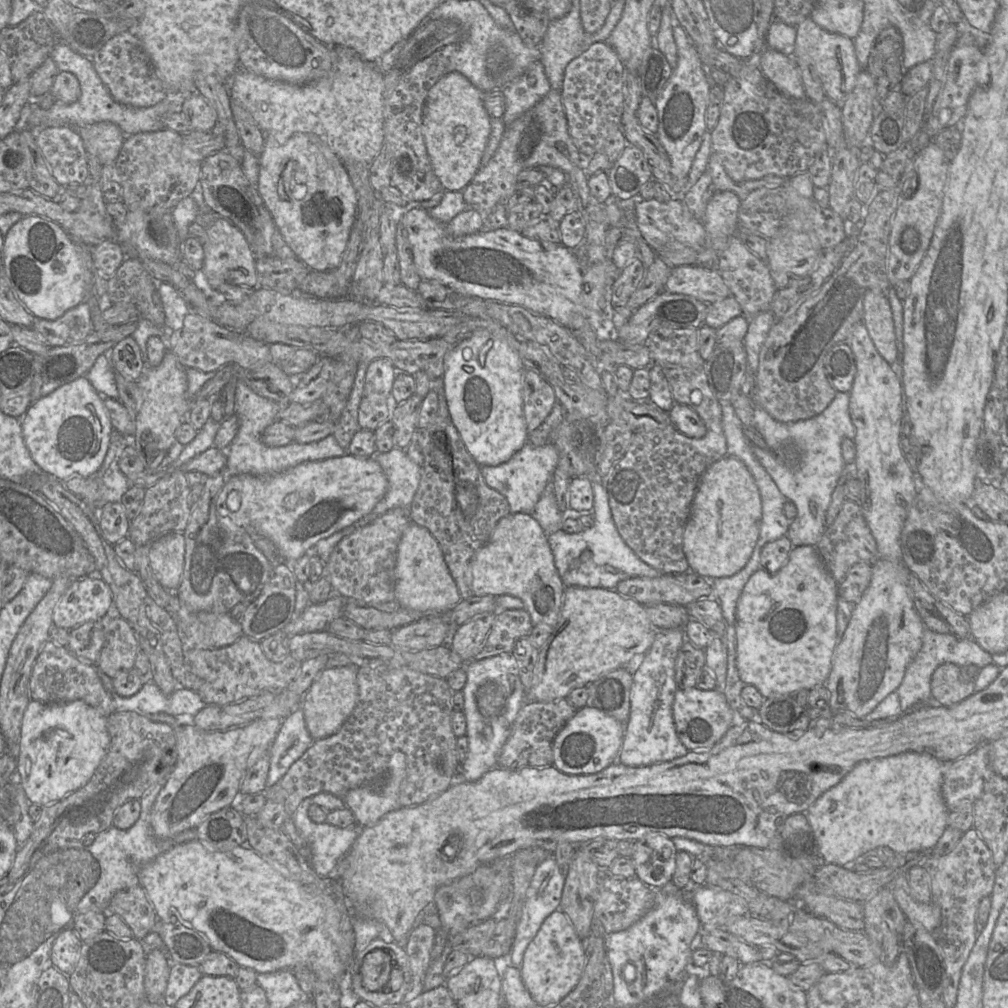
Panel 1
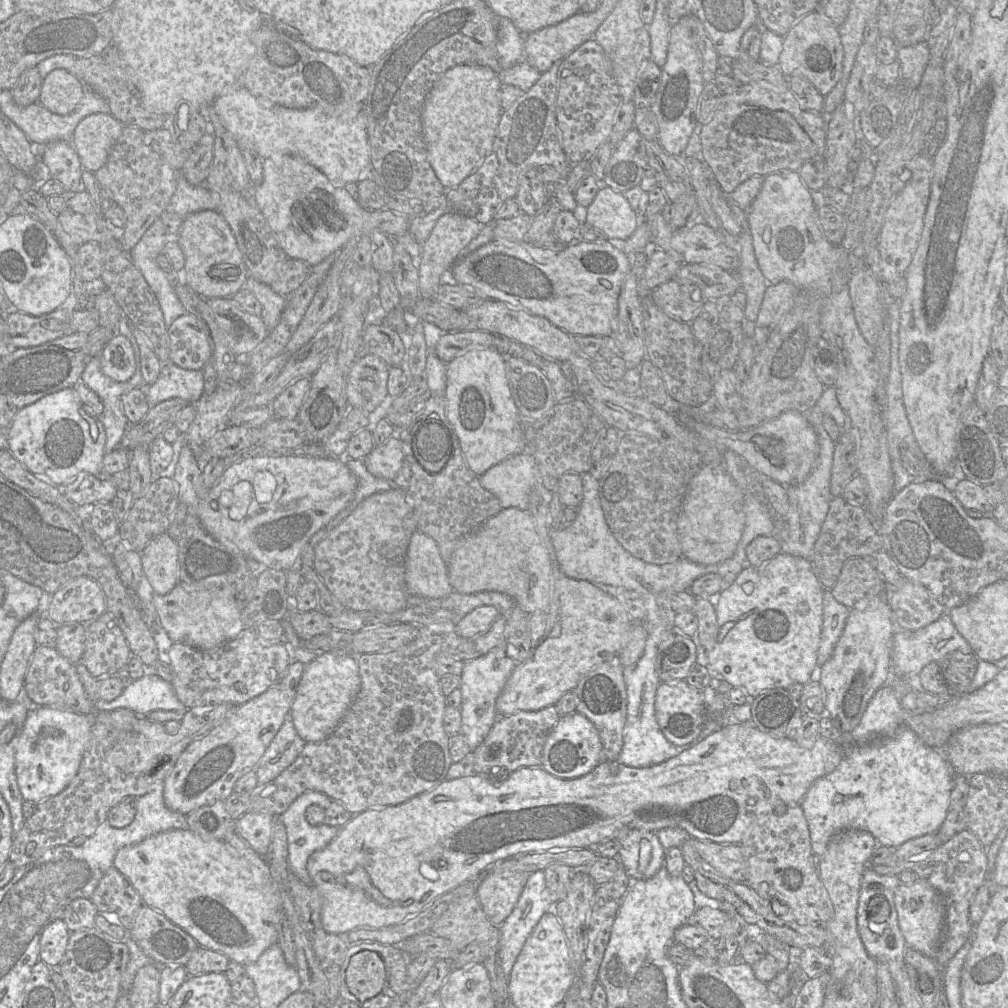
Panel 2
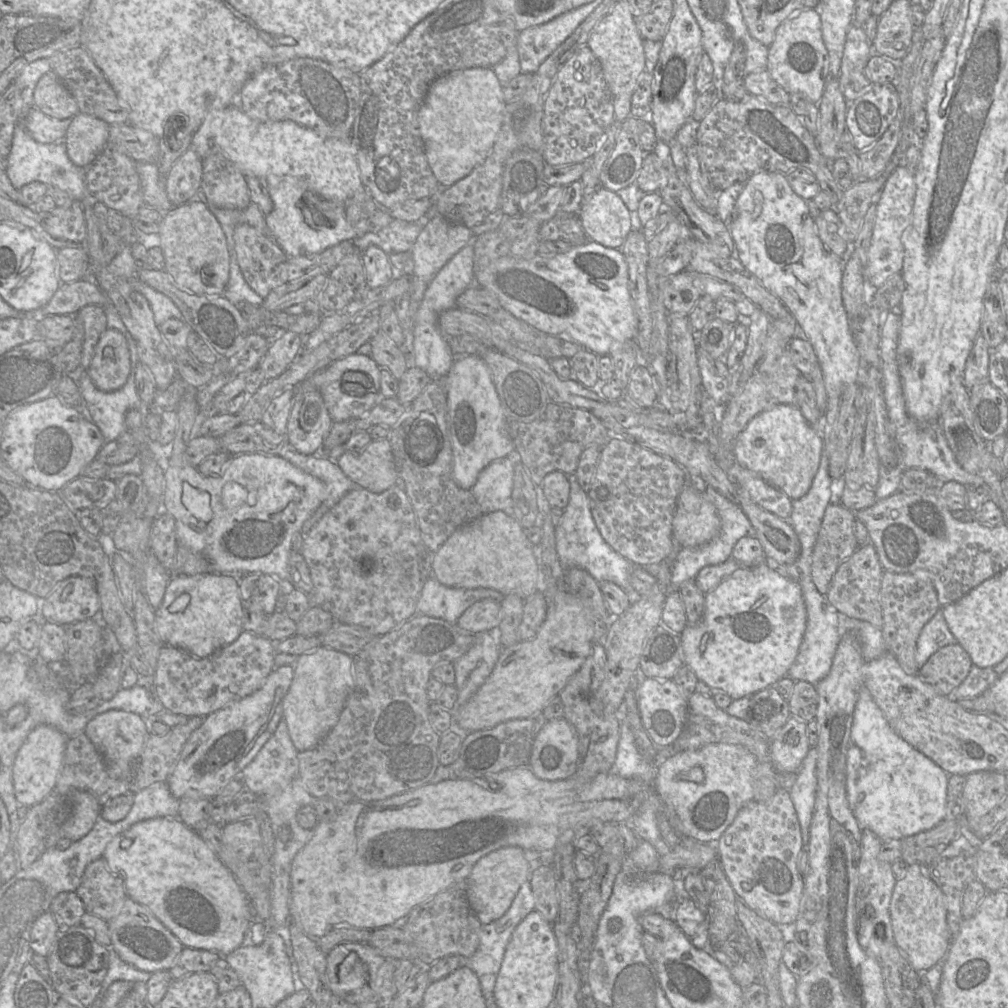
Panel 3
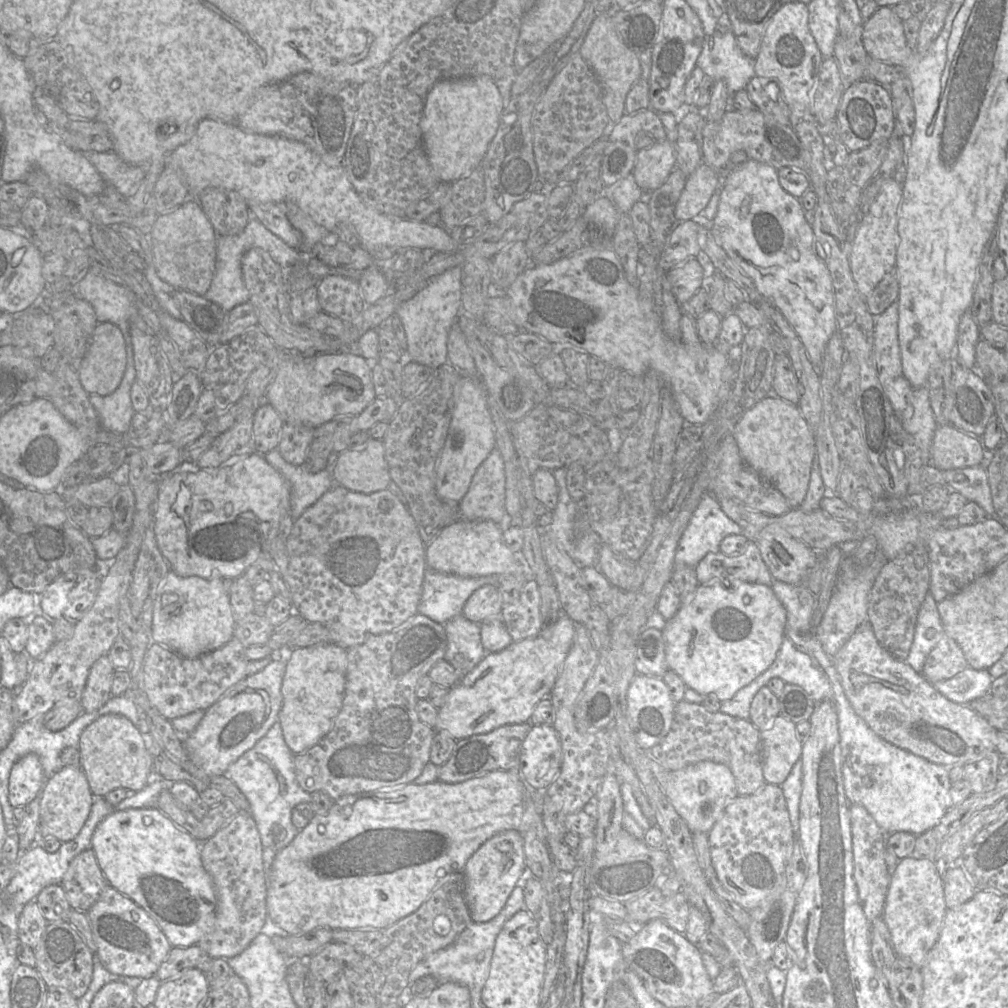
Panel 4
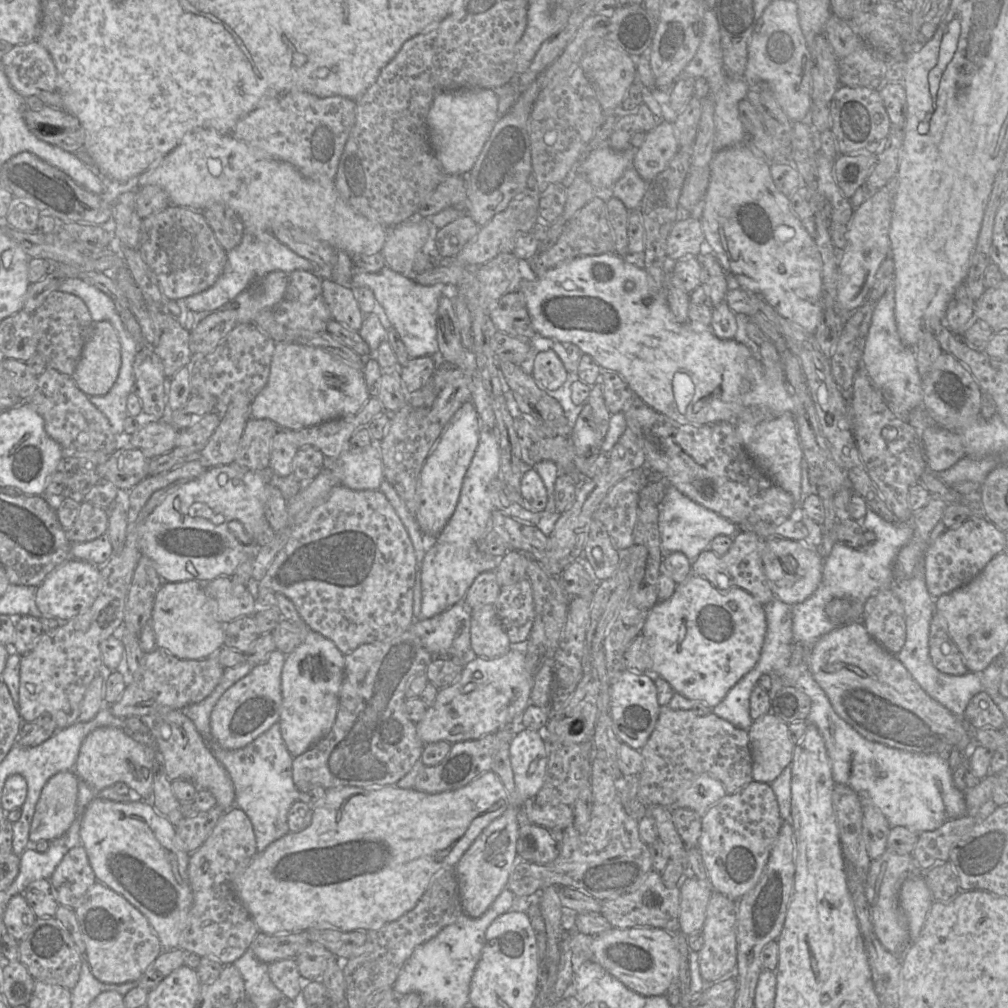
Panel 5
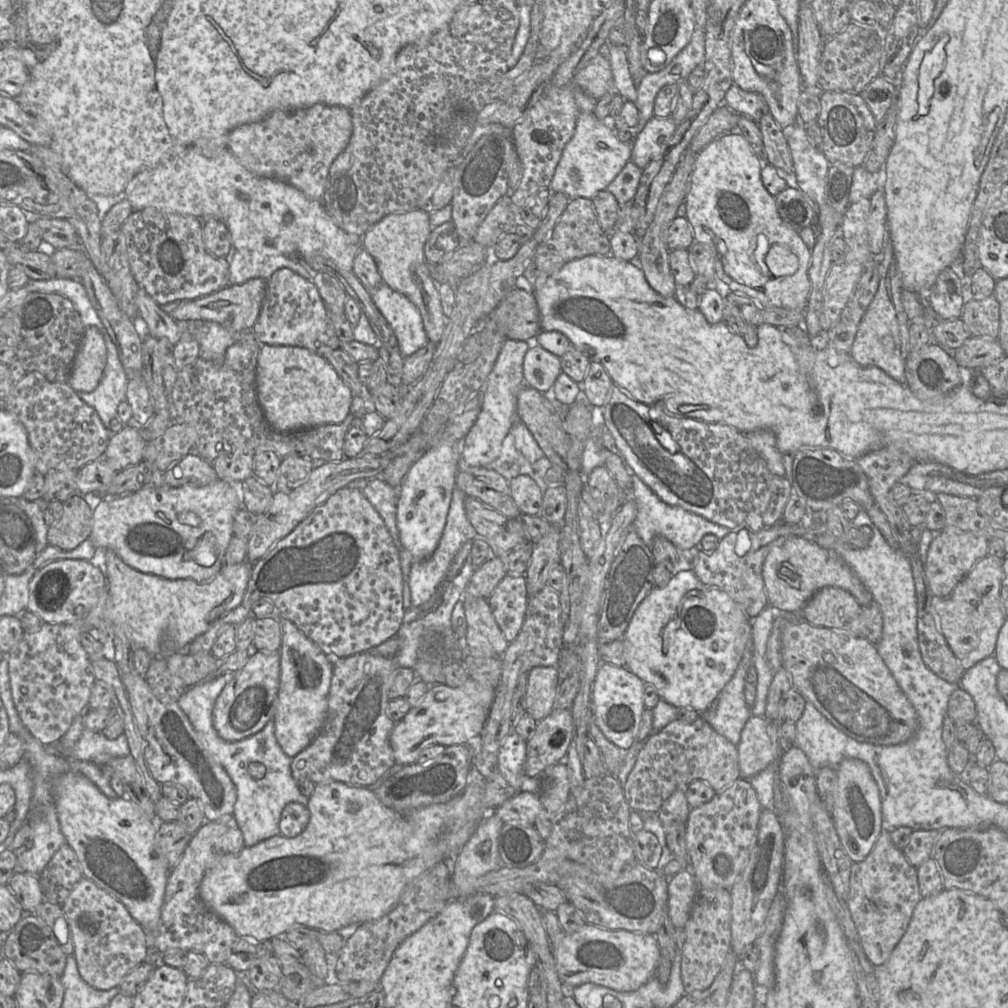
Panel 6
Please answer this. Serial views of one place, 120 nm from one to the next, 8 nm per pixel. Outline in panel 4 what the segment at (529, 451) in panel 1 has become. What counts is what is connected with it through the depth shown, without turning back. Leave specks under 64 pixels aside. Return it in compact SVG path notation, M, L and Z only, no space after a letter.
M495 447L475 471L466 495L459 502L459 509L462 516L461 520L491 520L497 523L502 531L508 529L510 526L513 526L511 524L511 518L505 508L505 481L504 461L501 452Z

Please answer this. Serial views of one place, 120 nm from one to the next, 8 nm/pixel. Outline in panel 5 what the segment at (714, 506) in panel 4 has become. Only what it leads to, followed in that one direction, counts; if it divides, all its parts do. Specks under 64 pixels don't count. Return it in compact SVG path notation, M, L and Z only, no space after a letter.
M670 485L658 506L658 528L662 554L680 552L694 563L701 552L709 550L711 541L720 535L734 537L739 532L737 524L697 504Z

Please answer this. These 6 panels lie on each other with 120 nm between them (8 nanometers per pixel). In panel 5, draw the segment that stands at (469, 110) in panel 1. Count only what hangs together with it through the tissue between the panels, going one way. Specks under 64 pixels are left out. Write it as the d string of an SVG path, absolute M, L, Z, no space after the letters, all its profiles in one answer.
M464 88L438 93L426 116L427 133L433 153L447 175L464 176L474 166L499 119L497 90Z

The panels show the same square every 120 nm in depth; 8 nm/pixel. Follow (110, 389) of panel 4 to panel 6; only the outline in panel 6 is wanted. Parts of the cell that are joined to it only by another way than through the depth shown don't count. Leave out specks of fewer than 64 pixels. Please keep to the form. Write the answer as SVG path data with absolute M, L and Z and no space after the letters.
M95 326L85 328L67 383L76 392L91 392L99 384L107 360L104 337Z

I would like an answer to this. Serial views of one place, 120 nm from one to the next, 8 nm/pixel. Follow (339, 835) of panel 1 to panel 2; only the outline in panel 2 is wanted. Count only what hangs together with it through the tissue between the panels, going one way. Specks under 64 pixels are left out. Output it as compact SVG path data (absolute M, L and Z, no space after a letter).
M308 790L298 796L288 809L279 816L287 834L289 870L306 884L311 884L311 879L306 868L308 858L314 852L325 848L337 836L340 828L325 824L313 826L307 822L305 811L311 805L317 805L326 809L332 801L330 797L323 793Z

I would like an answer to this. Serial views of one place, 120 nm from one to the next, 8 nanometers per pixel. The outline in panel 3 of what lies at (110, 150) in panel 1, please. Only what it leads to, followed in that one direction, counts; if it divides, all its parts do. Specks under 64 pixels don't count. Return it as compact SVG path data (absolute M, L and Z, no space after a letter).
M78 113L66 133L65 144L71 161L88 168L108 145L109 124L94 116Z

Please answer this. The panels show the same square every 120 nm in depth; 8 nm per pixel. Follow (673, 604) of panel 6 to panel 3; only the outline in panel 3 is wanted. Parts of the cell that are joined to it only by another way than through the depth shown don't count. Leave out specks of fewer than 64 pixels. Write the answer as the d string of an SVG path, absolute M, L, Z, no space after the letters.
M763 562L734 571L704 597L705 611L701 622L687 625L680 633L685 665L693 670L699 681L722 690L734 700L754 695L787 676L798 654L807 623L807 611L797 582L781 576Z

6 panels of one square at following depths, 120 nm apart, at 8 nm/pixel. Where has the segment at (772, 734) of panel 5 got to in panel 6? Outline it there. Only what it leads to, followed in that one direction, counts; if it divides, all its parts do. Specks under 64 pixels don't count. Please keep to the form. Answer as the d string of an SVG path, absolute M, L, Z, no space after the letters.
M751 715L737 745L740 778L750 779L771 764L779 762L782 751L775 746L764 716Z

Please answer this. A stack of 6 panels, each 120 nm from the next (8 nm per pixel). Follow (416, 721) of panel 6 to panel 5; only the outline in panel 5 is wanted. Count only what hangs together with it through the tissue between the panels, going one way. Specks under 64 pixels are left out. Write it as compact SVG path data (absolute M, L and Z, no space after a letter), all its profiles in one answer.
M510 642L509 651L497 658L474 657L464 665L460 677L453 684L439 689L433 705L427 708L424 717L416 723L419 738L425 745L439 741L454 744L478 739L509 726L530 704L534 673L528 669L528 657L522 643Z

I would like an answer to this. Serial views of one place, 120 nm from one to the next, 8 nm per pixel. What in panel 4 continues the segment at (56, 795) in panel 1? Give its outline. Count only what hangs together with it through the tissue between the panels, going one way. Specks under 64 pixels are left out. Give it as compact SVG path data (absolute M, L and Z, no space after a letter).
M29 753L12 767L9 777L9 802L11 806L26 806L42 793L46 782L39 757Z

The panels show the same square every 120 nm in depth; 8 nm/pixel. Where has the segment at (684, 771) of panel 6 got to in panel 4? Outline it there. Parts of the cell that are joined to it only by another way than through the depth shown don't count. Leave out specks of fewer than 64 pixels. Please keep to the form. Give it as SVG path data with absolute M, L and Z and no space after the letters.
M682 700L675 705L673 721L668 734L659 744L649 749L649 756L669 771L680 770L701 761L724 764L734 776L738 795L750 795L767 783L763 776L760 732L750 720L736 718L720 711L710 712L701 703Z

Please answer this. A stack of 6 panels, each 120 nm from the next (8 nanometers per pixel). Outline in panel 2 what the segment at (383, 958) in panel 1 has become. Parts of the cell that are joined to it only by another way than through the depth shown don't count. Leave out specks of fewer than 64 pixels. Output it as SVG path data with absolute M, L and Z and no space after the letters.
M373 951L355 954L345 972L348 990L360 1001L377 995L382 989L385 977L384 963Z

